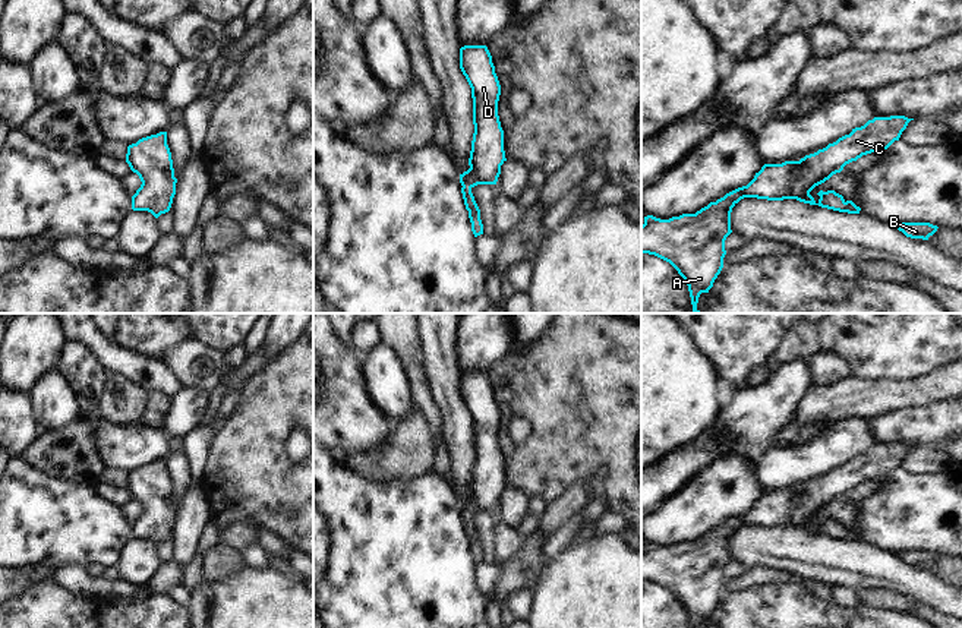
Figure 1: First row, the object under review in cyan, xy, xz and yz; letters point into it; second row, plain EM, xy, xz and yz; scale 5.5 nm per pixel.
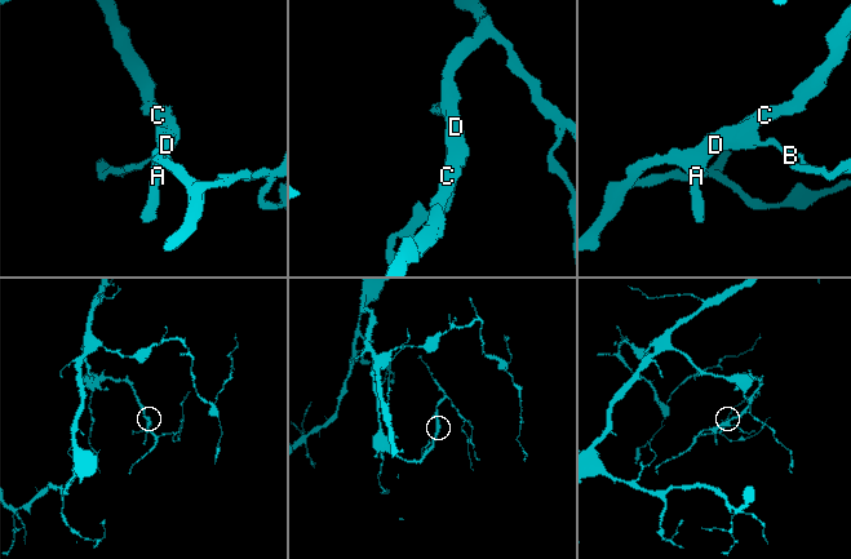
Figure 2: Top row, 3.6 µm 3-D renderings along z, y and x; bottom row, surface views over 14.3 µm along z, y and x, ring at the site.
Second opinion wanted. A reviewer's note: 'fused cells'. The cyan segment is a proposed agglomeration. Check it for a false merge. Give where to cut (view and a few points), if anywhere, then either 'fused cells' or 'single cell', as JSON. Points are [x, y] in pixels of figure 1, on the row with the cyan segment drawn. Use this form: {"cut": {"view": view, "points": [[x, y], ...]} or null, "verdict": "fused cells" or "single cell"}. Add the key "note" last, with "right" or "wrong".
{"cut": null, "verdict": "single cell", "note": "wrong"}

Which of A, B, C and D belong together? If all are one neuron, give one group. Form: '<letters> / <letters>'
A B C D

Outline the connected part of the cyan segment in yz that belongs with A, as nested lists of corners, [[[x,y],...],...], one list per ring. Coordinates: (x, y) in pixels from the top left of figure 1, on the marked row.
[[[905,116],[874,117],[799,161],[764,164],[747,186],[726,193],[696,214],[669,220],[647,215],[641,225],[641,253],[669,262],[688,285],[693,313],[709,313],[697,309],[698,297],[709,293],[723,268],[725,240],[732,233],[731,212],[741,199],[797,199],[839,212],[860,214],[860,206],[835,190],[820,190],[817,202],[810,192],[840,173],[846,164],[887,149],[899,141],[911,120],[914,119]]]

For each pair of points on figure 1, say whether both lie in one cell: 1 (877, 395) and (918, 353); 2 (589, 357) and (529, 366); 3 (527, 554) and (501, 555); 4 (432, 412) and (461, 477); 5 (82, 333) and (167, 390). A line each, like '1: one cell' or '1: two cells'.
1: two cells
2: one cell
3: two cells
4: two cells
5: one cell

